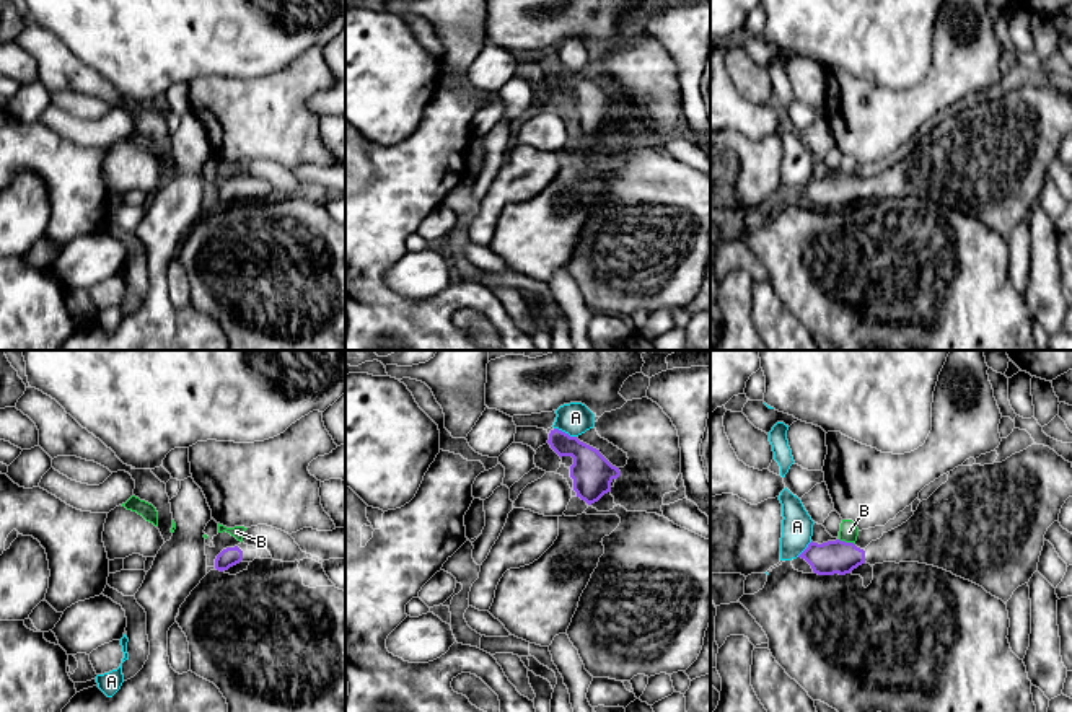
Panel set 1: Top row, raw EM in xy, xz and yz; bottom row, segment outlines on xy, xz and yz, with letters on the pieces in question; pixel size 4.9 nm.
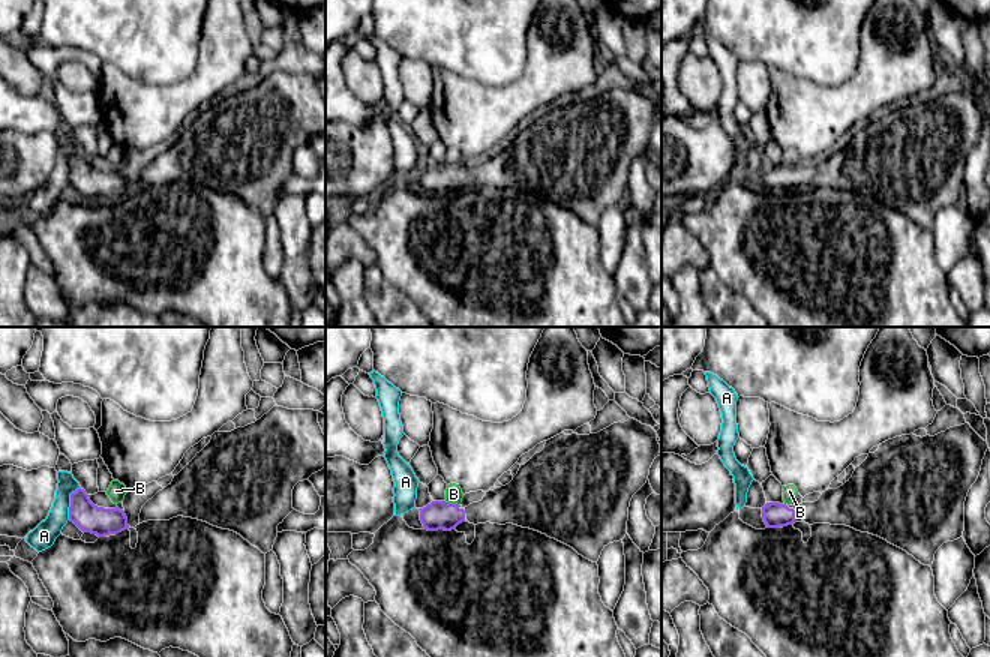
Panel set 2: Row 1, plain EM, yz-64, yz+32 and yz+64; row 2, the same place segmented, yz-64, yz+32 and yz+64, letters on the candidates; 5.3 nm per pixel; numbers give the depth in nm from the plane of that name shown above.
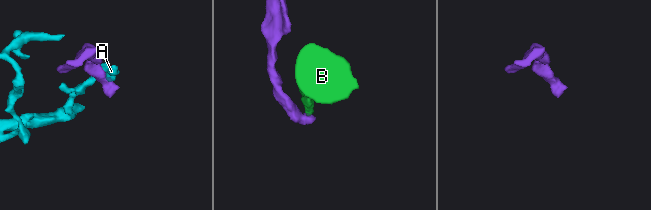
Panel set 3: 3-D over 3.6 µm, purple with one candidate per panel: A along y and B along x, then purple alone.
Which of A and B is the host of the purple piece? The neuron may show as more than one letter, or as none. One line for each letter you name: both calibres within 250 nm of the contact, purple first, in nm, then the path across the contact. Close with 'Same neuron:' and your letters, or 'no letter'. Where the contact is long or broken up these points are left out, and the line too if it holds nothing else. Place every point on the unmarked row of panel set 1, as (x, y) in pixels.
Same neuron: no letter

